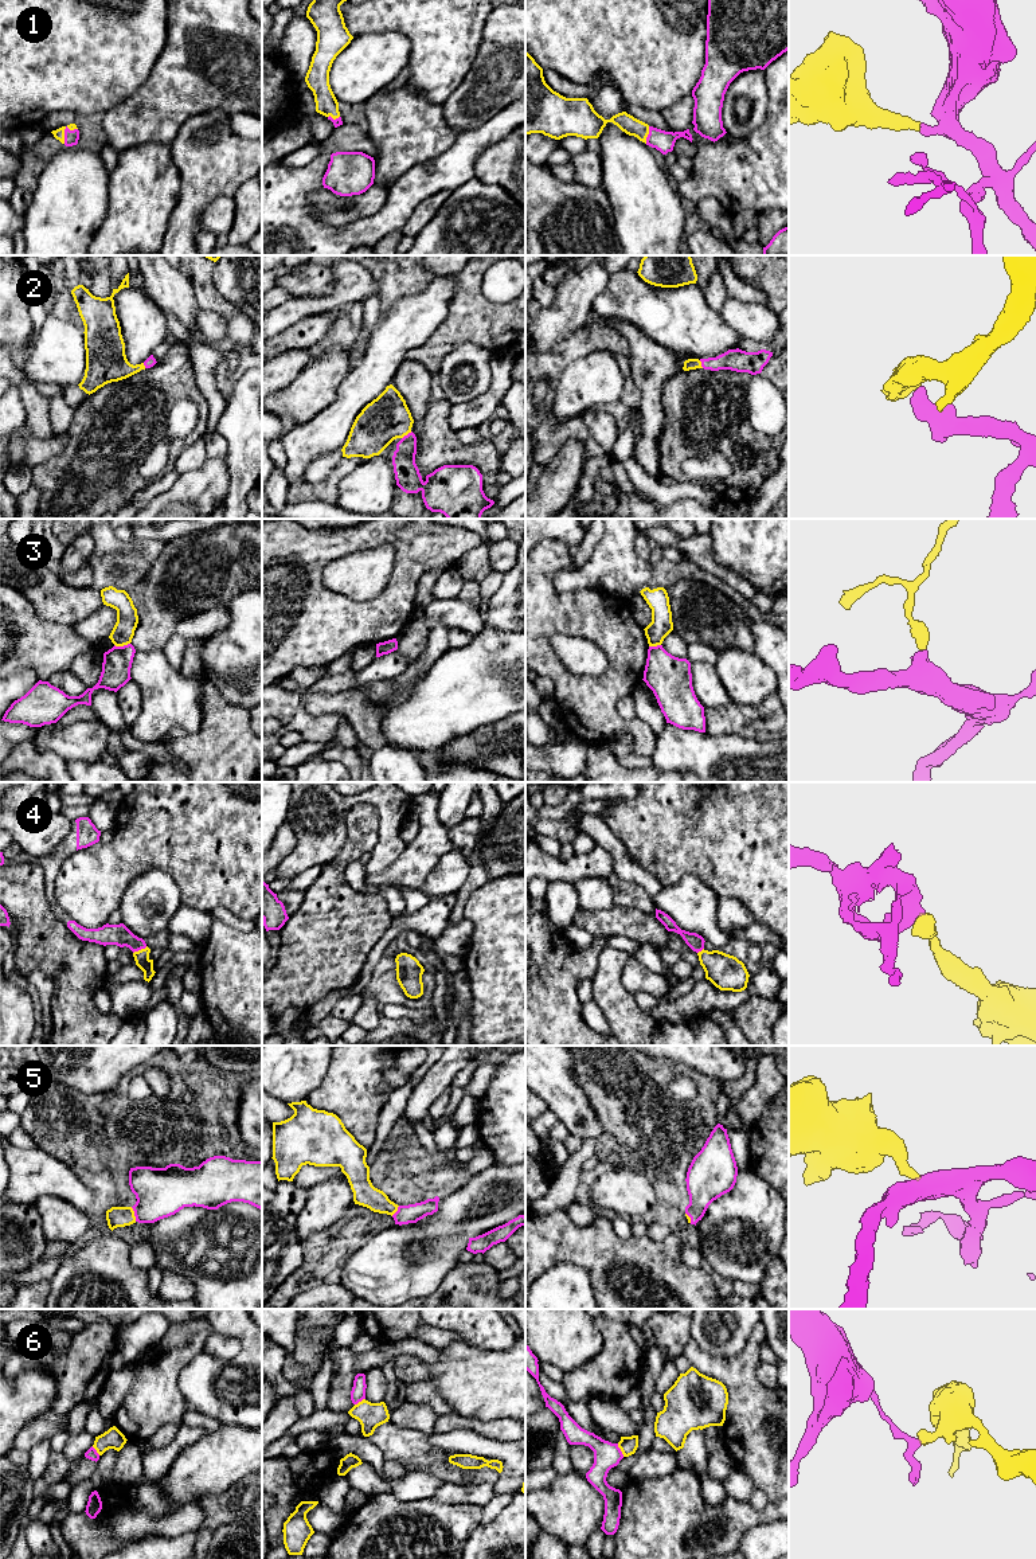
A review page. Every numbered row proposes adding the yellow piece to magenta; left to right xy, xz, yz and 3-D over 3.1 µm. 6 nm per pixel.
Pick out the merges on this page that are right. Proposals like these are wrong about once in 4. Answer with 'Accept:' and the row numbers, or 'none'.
Accept: 1, 2, 4, 5

